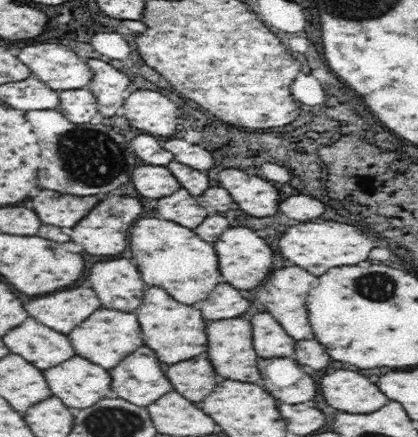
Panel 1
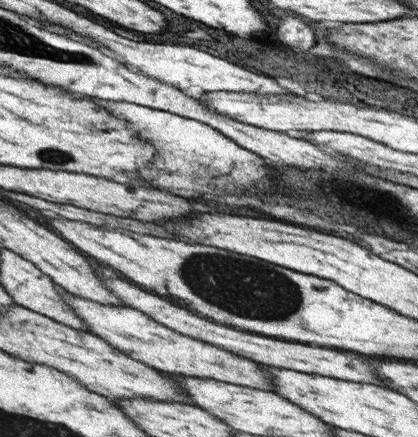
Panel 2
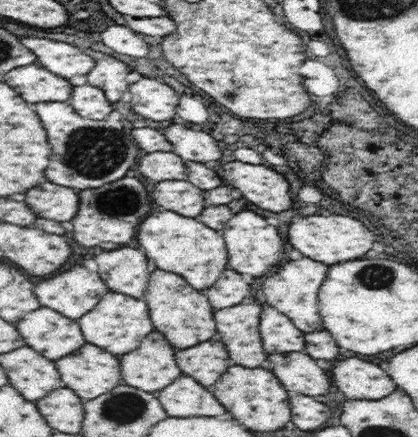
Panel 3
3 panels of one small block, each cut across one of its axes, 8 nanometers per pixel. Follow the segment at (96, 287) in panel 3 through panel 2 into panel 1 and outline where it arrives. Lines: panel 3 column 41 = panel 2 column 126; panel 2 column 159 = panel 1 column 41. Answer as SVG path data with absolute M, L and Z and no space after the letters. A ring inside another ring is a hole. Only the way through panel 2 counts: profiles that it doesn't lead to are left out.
M82 286L24 300L24 310L28 312L28 318L34 318L50 330L66 336L86 318L90 318L90 314L94 314L98 308L102 308L98 294L92 288L86 290Z

